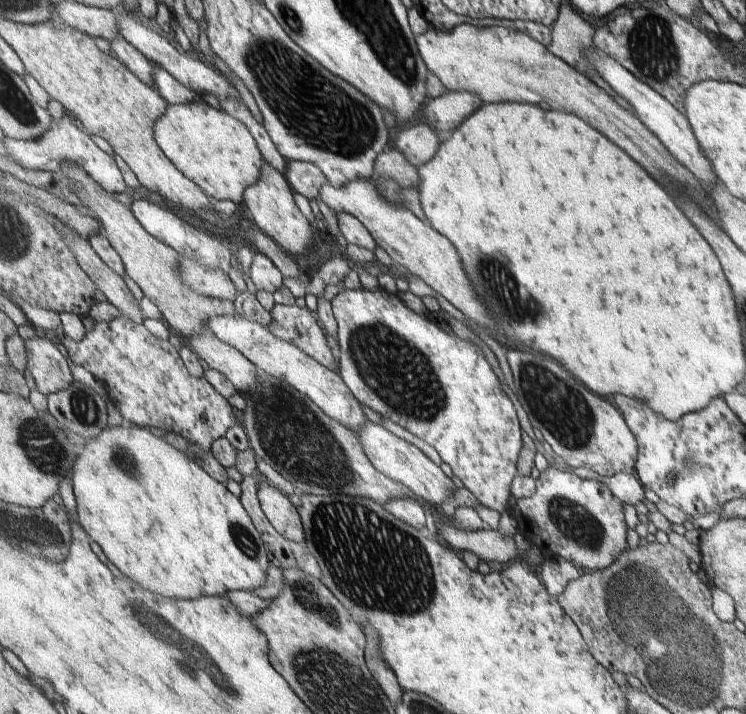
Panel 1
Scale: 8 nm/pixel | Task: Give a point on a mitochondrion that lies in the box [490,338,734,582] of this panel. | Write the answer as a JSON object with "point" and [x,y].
{"point":[565,414]}

